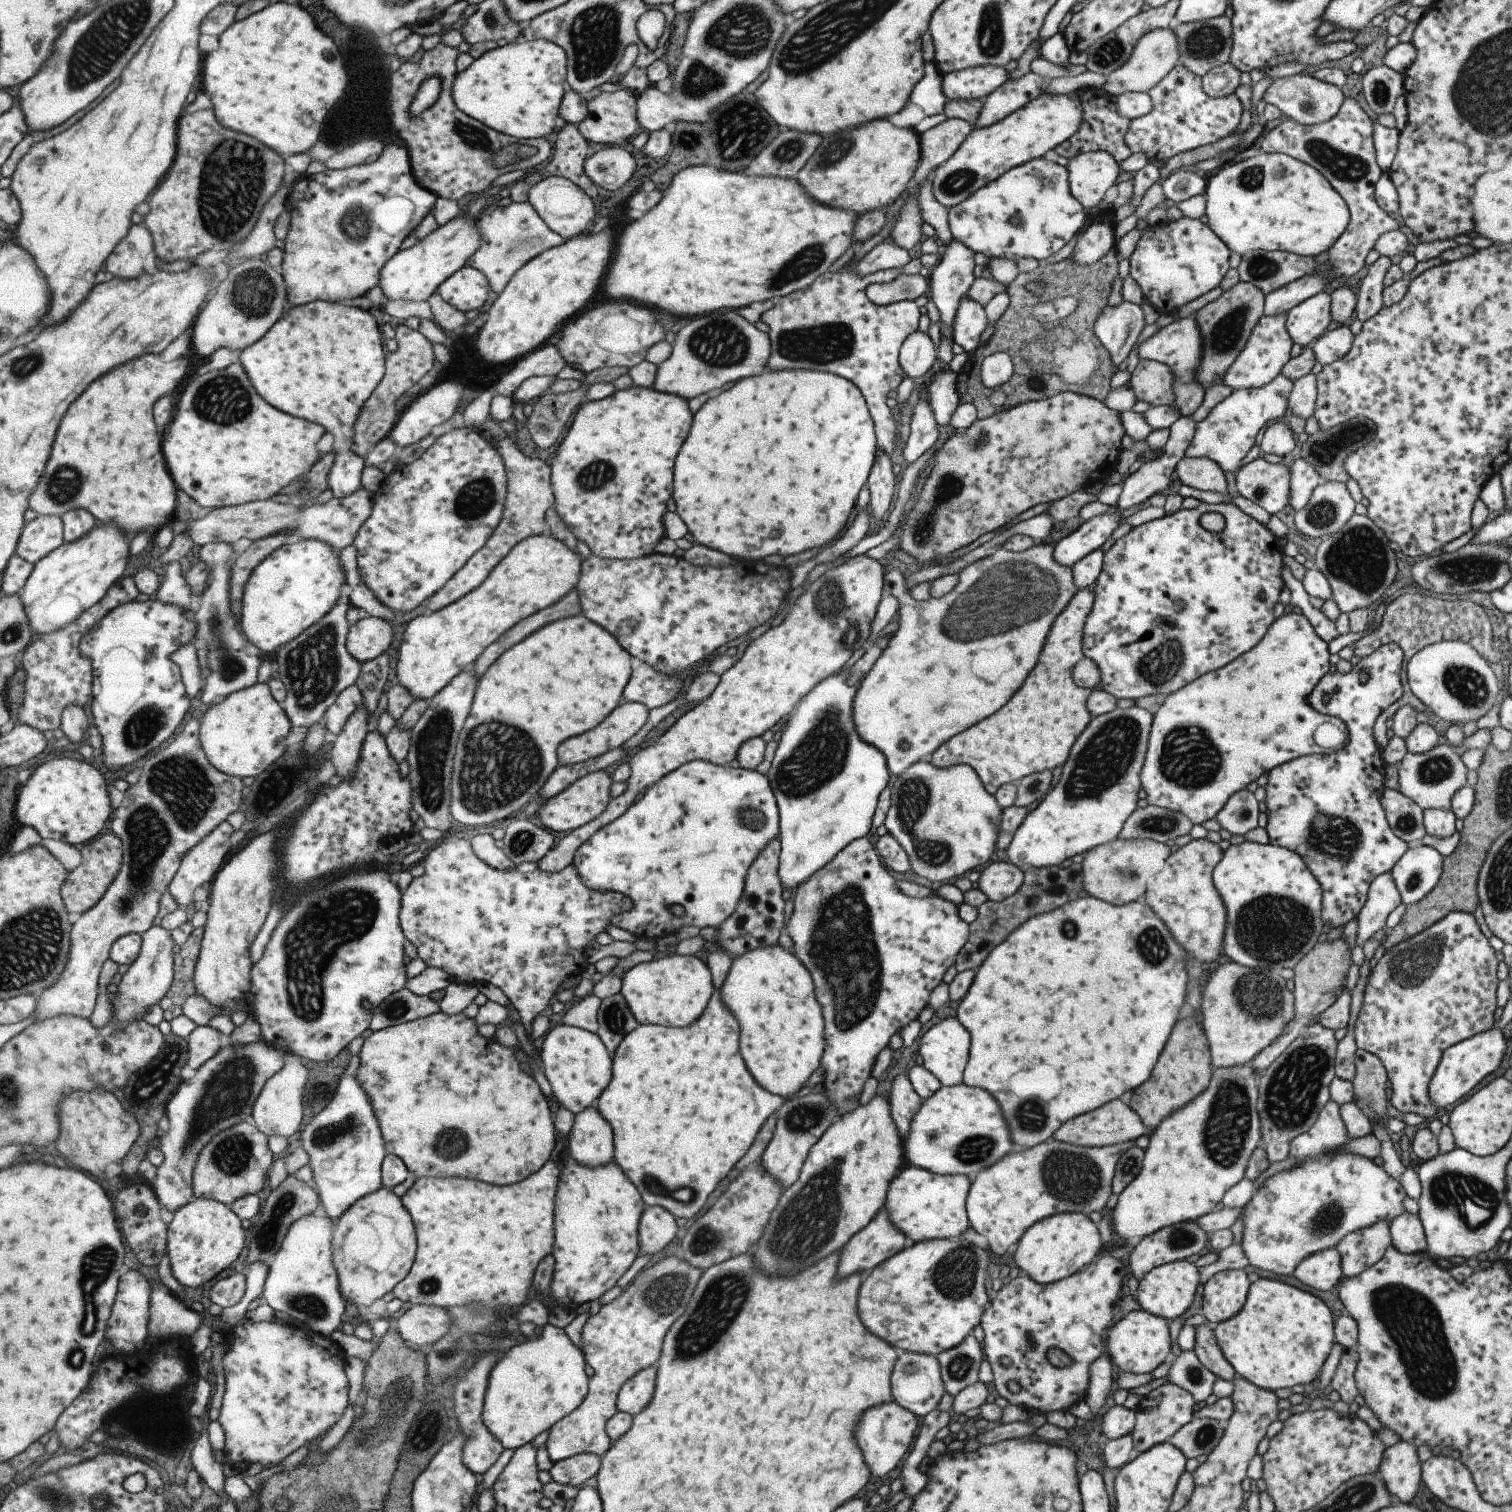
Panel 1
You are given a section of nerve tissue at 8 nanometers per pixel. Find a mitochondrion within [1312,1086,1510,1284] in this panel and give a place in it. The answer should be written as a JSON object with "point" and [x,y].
{"point":[1471,1199]}

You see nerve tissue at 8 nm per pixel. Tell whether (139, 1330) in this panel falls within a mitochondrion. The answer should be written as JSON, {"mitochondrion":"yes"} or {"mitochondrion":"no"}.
{"mitochondrion":"no"}

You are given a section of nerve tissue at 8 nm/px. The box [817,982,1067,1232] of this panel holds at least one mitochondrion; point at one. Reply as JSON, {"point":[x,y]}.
{"point":[1030,1115]}

